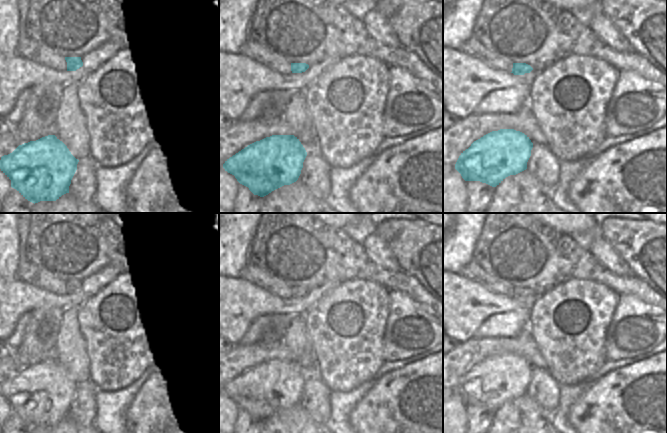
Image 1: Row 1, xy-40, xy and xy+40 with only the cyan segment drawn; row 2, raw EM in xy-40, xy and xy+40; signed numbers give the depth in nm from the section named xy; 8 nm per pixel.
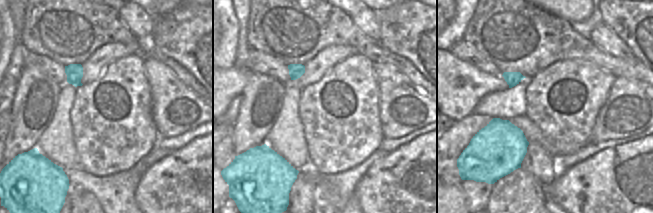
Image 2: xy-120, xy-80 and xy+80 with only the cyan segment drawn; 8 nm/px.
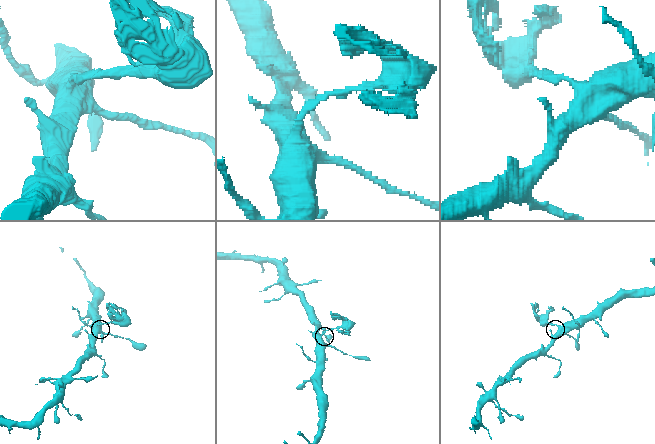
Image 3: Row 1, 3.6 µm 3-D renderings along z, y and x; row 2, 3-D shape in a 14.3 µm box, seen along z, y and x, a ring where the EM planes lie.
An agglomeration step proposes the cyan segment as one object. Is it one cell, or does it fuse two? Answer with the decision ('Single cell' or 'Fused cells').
Fused cells

